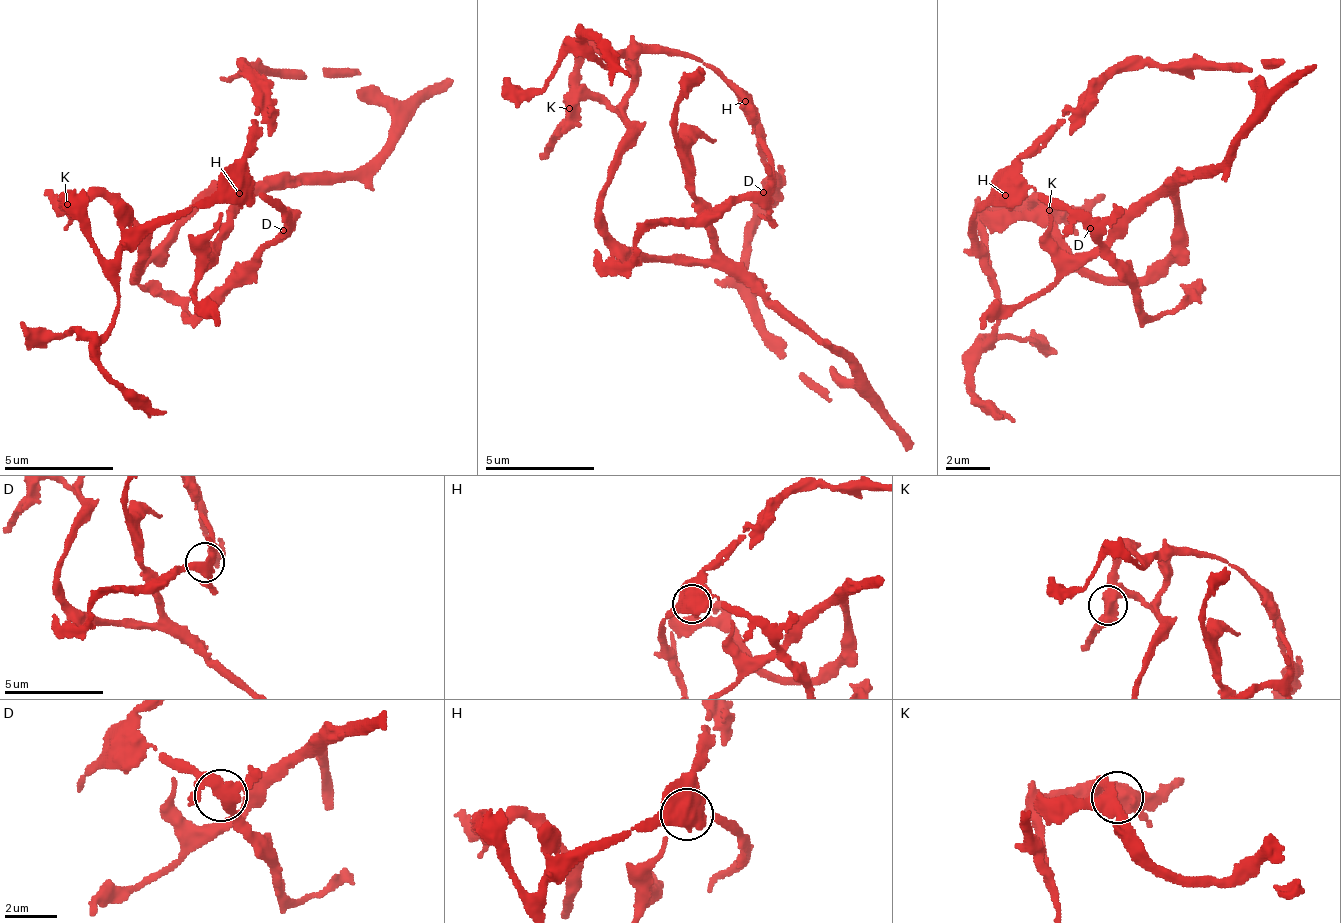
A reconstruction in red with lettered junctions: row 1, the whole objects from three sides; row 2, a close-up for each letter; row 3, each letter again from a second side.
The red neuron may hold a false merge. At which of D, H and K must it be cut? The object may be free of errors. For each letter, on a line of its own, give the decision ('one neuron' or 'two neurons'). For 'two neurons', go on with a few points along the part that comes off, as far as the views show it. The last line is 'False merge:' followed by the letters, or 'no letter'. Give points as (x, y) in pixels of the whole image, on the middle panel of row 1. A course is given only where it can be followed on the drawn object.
D: one neuron
H: one neuron
K: two neurons | (570, 107), (605, 102), (629, 133), (604, 214), (627, 248), (747, 271), (847, 360), (911, 450)
False merge: K

